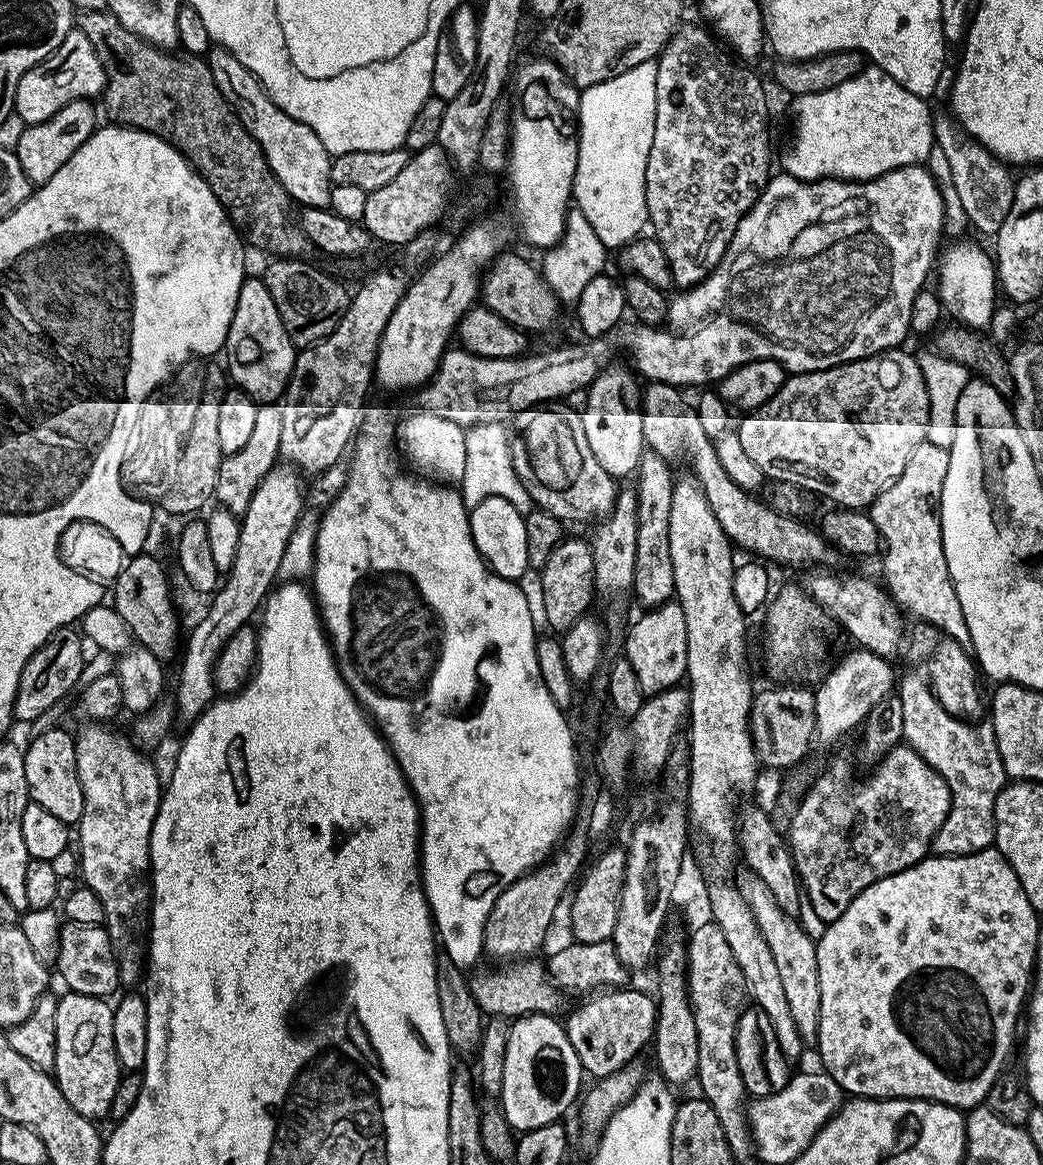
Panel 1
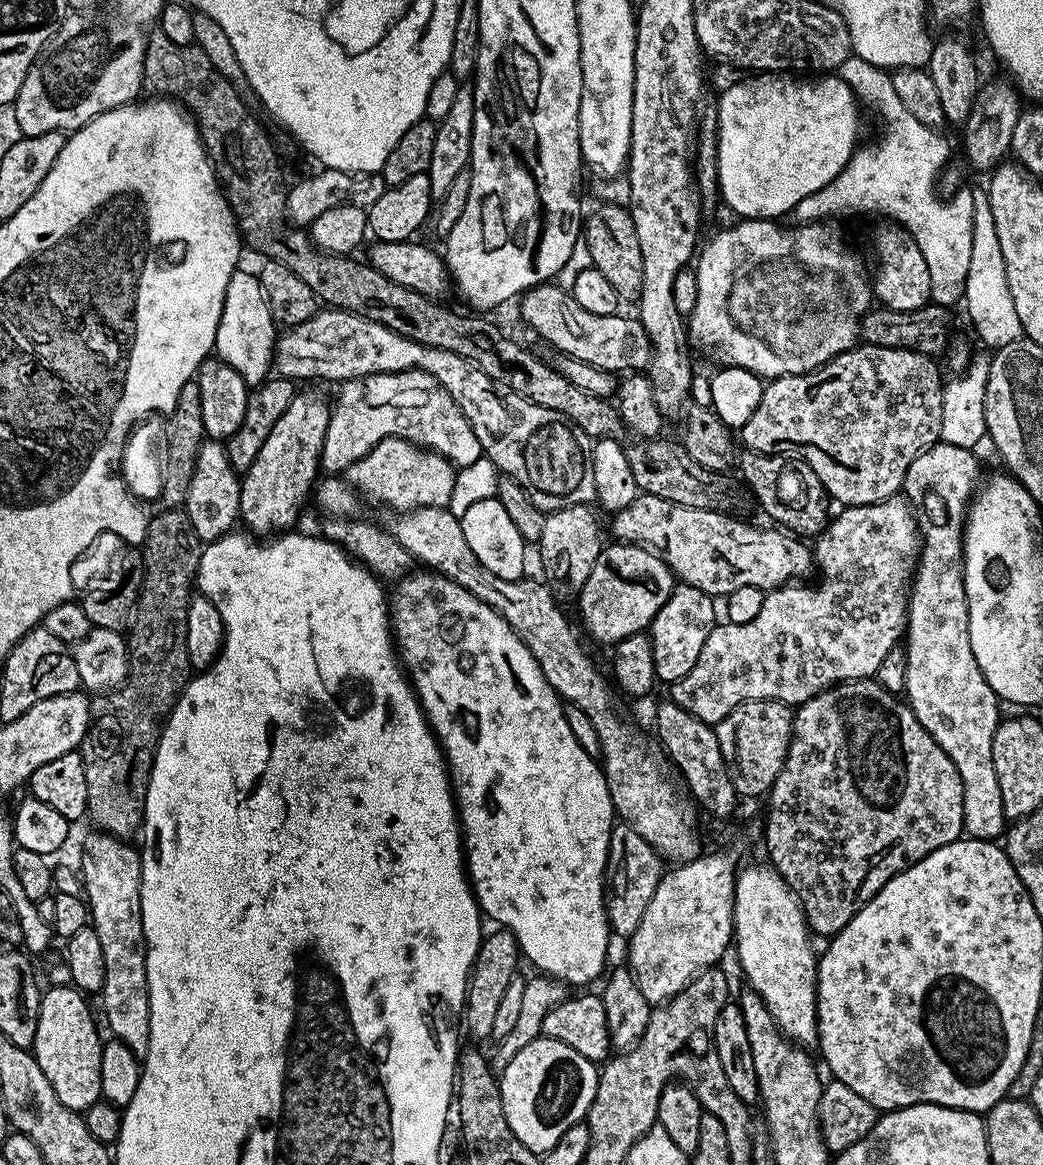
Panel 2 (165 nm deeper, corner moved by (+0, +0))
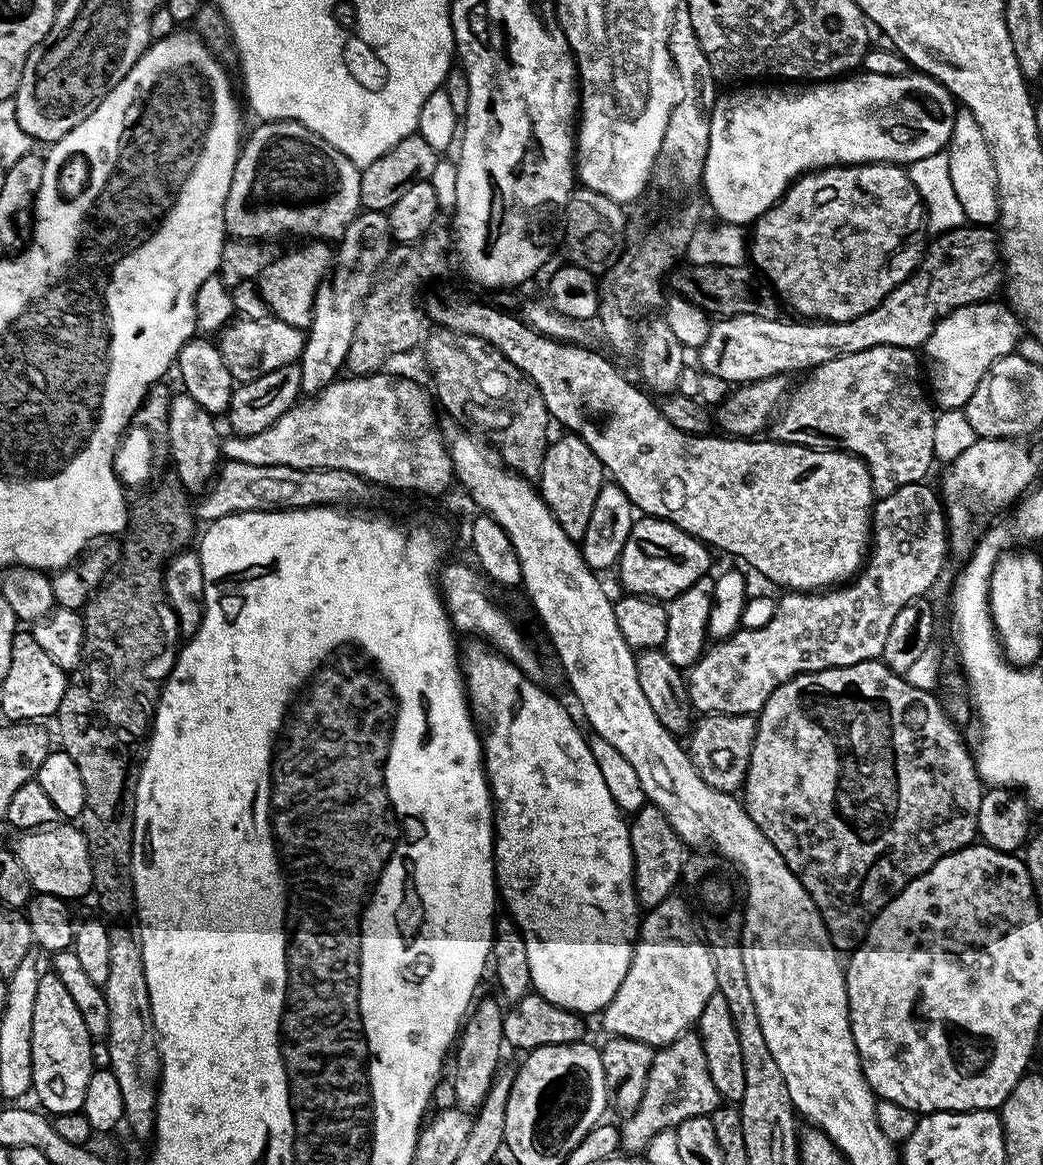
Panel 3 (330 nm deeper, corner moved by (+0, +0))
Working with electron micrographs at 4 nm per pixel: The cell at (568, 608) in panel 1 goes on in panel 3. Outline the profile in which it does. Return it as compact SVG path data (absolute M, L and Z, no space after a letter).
M560 434L549 443L544 461L542 474L538 481L538 491L546 502L546 506L554 514L558 526L571 538L579 542L586 534L586 526L590 523L590 513L594 510L594 502L598 499L598 490L606 483L606 473L602 462L582 442L580 436Z

